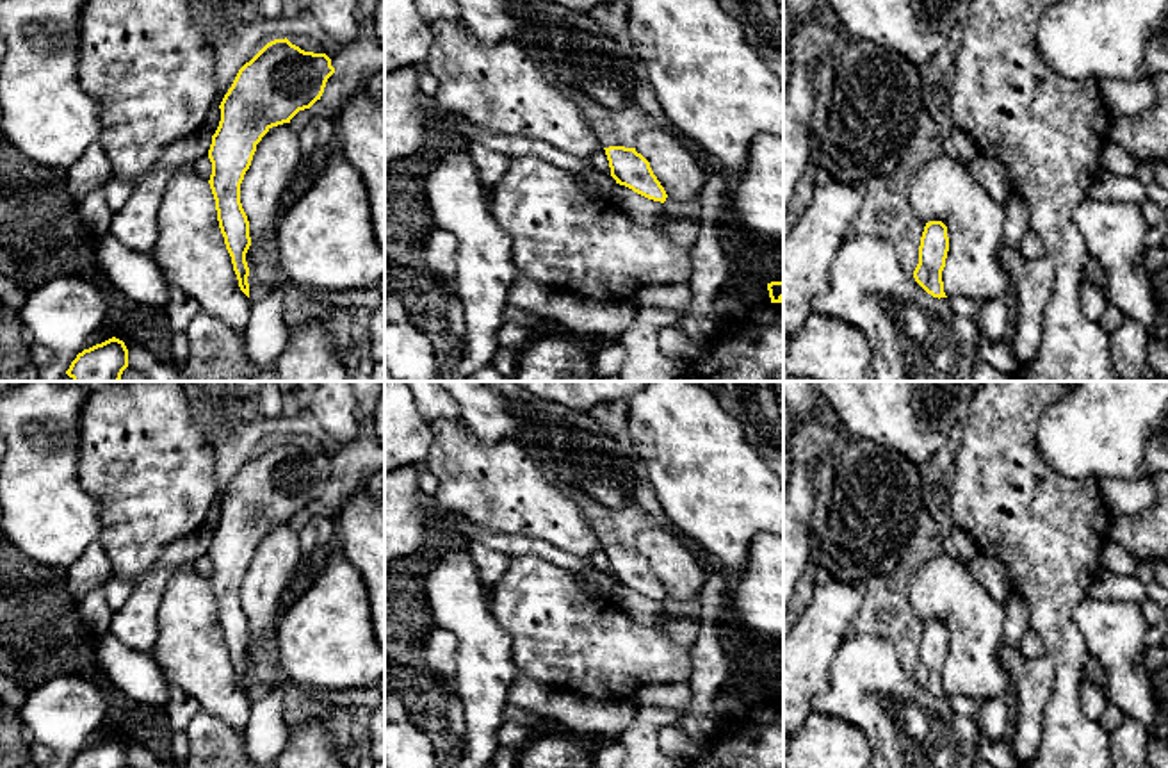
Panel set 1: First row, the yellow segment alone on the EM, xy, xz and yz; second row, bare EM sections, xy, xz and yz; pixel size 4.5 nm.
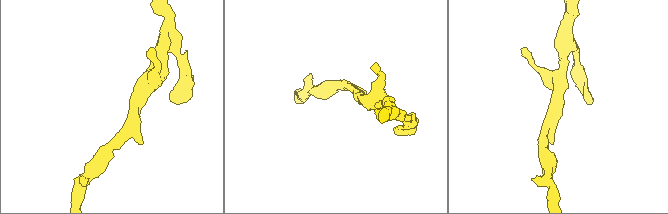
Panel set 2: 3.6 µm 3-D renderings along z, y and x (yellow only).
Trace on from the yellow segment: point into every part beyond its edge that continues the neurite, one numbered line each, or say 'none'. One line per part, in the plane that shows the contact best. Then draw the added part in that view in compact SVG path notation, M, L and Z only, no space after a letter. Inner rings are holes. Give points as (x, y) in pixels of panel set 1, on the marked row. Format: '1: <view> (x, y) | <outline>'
none

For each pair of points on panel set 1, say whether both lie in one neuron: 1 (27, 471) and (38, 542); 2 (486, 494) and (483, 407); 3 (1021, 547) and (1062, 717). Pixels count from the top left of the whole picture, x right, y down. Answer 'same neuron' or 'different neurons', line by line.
1: same neuron
2: different neurons
3: same neuron

